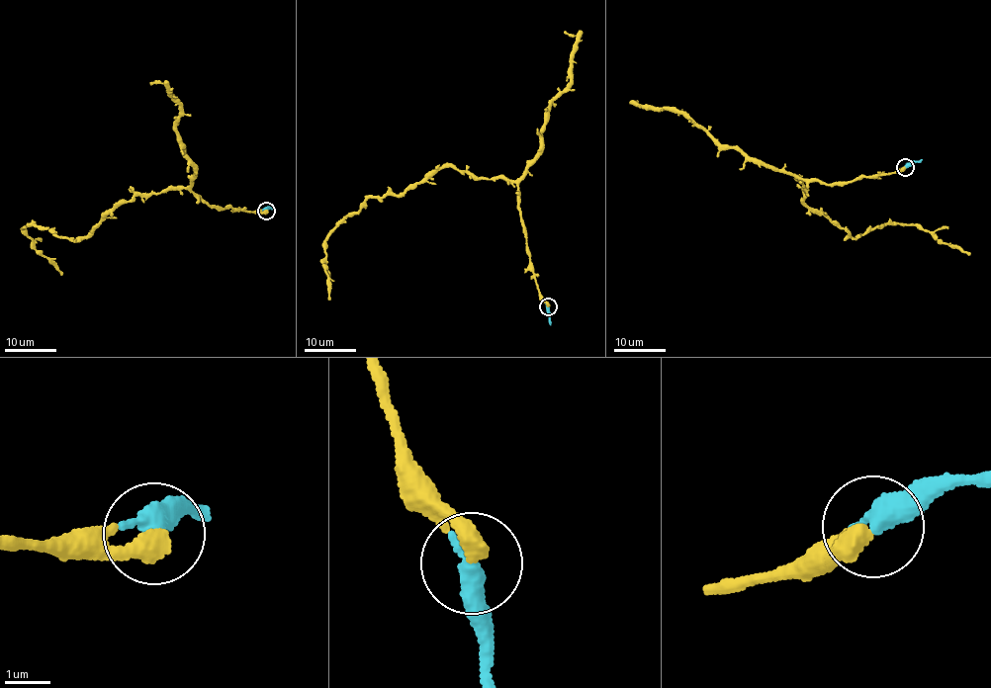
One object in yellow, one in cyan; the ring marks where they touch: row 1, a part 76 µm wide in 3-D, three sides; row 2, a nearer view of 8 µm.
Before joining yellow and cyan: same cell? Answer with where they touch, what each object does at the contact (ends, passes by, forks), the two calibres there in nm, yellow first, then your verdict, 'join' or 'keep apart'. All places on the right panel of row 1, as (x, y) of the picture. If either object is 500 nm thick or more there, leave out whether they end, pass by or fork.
(905, 167) | 440/500 nm | join

